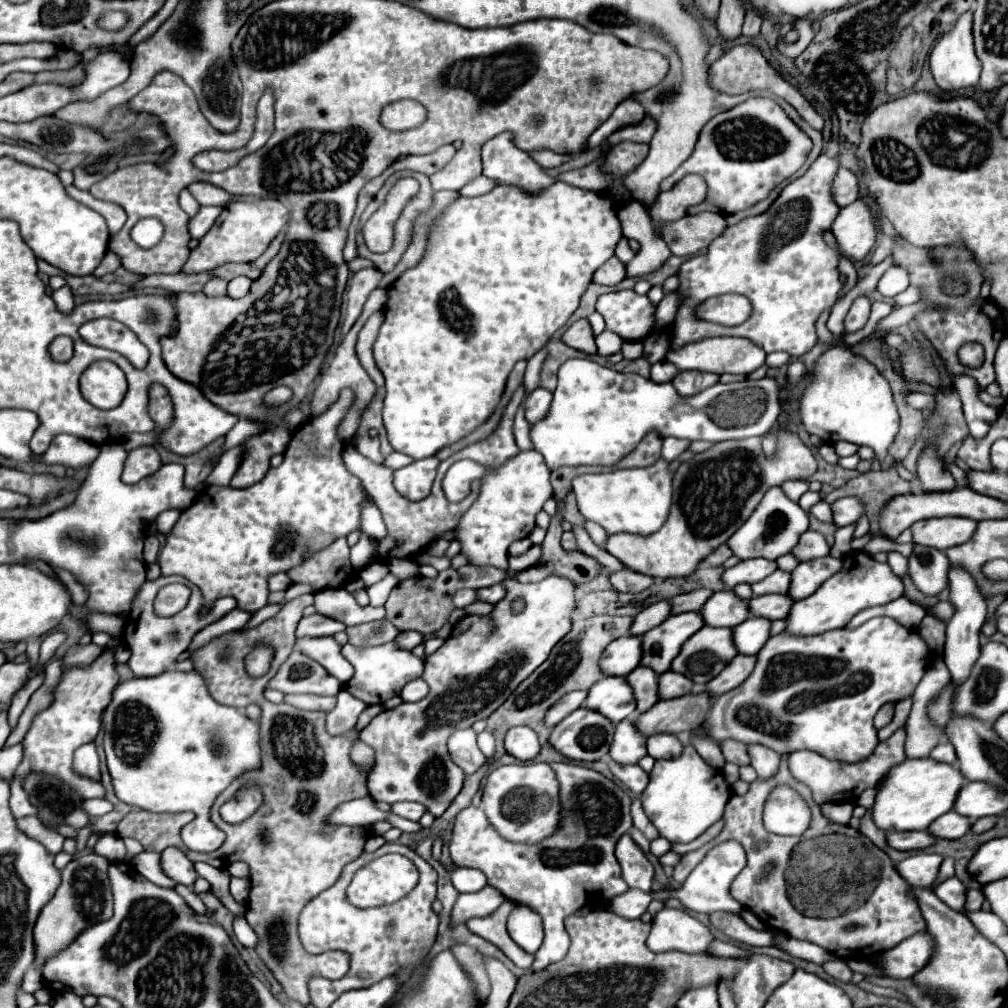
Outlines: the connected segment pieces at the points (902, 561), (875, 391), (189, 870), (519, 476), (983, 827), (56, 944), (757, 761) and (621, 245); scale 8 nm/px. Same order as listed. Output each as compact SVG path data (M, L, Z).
M889 552L887 562L894 574L903 578L908 572L908 559L897 552Z
M830 348L820 356L814 378L800 398L800 412L810 434L830 444L846 440L858 446L870 446L878 460L886 458L900 424L890 384L876 366L846 348Z
M166 848L162 852L162 870L178 884L192 886L198 878L192 862L186 858L186 854L180 848Z
M536 450L520 452L502 468L490 472L482 468L482 490L472 508L462 516L456 528L456 540L462 542L462 552L476 566L508 568L508 546L514 540L526 538L536 526L534 518L544 502L554 496L550 486L550 470Z
M986 816L986 818L980 818L980 820L976 820L976 822L972 824L972 832L976 832L976 834L980 834L980 832L986 832L986 830L994 828L996 820L998 820L996 816Z
M88 854L84 858L72 860L62 870L62 882L54 894L54 898L42 908L36 924L34 924L34 966L42 968L46 960L58 956L62 948L68 948L70 942L84 930L98 922L104 922L112 916L112 892L108 884L108 860L98 854Z
M750 744L748 752L750 752L750 764L758 772L758 778L774 776L774 772L778 770L778 764L780 764L780 754L776 754L774 750L770 750L762 744Z
M622 238L620 242L618 242L618 246L616 246L616 256L626 264L634 258L636 253L630 248L628 244L628 240L626 238Z

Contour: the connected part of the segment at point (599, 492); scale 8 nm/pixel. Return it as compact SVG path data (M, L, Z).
M658 460L654 468L628 468L604 474L582 474L572 480L578 510L584 518L600 524L608 536L628 532L648 536L658 532L670 514L674 470L666 460Z

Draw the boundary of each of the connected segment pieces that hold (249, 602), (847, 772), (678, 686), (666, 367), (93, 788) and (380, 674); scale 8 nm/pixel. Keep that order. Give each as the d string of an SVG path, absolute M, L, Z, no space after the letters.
M344 388L338 396L338 402L328 408L328 412L314 416L304 422L294 434L284 452L284 462L278 468L270 468L268 474L250 488L218 488L206 486L202 494L194 500L194 504L182 512L174 528L166 536L166 544L158 556L158 564L162 568L162 576L180 574L192 584L196 584L204 598L222 598L232 596L236 606L246 612L256 612L268 604L268 578L278 572L288 572L296 568L306 556L330 546L336 538L348 536L350 532L360 532L360 540L350 554L352 568L356 572L364 570L378 558L374 556L374 538L366 536L360 528L360 512L362 502L368 500L360 480L350 474L342 462L344 442L338 436L338 426L344 420L346 412L354 402L354 392Z
M898 728L888 740L880 742L866 760L862 760L858 764L842 764L840 760L824 760L824 756L818 756L818 752L810 752L810 750L798 750L798 752L790 754L788 764L790 764L790 772L794 774L794 778L812 788L812 796L818 804L854 802L866 788L876 788L894 766L898 766L902 760L906 760L904 742L906 742L906 732L904 732L904 728Z
M664 672L660 676L660 696L662 698L678 698L692 692L692 680L688 676L680 676L678 672Z
M662 360L662 362L656 362L656 364L652 366L650 380L658 382L658 384L662 384L662 382L670 382L678 372L680 372L680 370L678 370L678 368L674 368L674 364L670 364L670 362Z
M110 648L104 650L102 656L98 656L94 662L86 666L70 666L64 668L60 682L54 688L54 702L38 712L30 724L30 730L26 732L22 746L24 746L24 758L10 782L12 796L10 796L10 808L14 818L36 814L36 808L30 804L22 780L28 772L48 772L64 782L68 782L82 798L104 798L106 790L102 782L98 780L86 780L84 776L78 776L72 768L72 756L74 750L80 744L92 742L96 734L100 732L100 718L104 708L110 704L112 690L118 684L118 672L116 672L116 660L114 652Z
M386 642L380 646L352 646L344 644L342 646L344 658L354 666L354 676L344 684L344 690L348 690L354 698L362 700L366 706L374 704L384 704L386 700L400 696L402 688L410 682L422 676L424 670L424 660L416 658L412 652L398 648L398 644Z

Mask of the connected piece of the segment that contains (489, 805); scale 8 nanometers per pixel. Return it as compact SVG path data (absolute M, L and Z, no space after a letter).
M508 764L498 766L486 780L482 790L482 808L494 828L508 840L536 844L554 834L560 822L558 780L548 764Z

